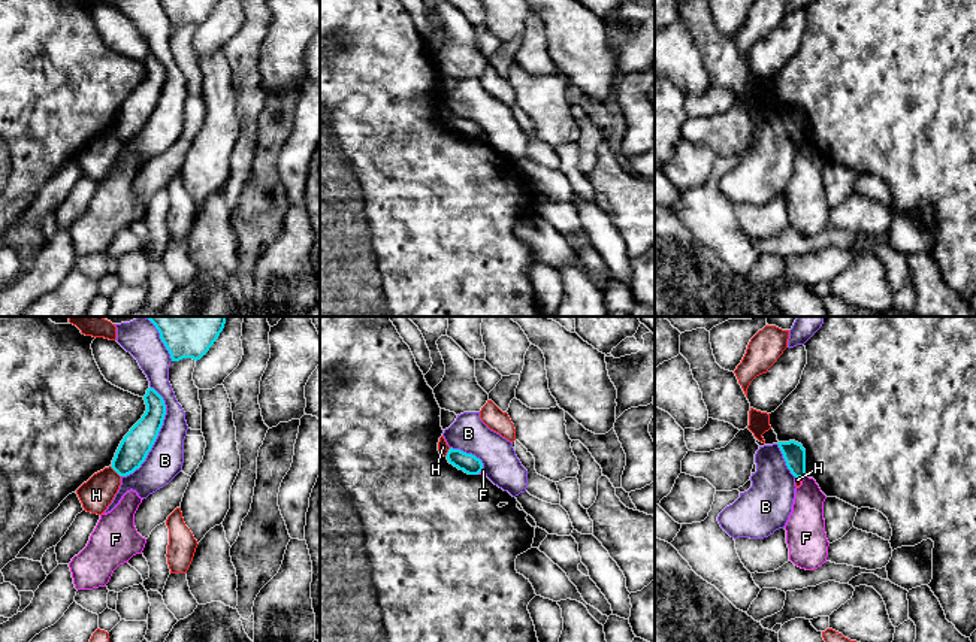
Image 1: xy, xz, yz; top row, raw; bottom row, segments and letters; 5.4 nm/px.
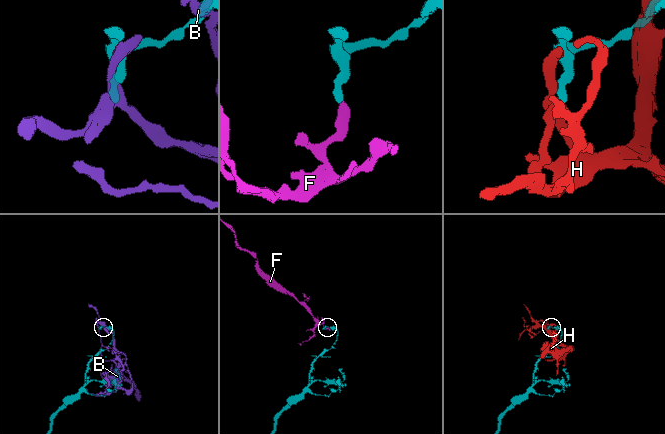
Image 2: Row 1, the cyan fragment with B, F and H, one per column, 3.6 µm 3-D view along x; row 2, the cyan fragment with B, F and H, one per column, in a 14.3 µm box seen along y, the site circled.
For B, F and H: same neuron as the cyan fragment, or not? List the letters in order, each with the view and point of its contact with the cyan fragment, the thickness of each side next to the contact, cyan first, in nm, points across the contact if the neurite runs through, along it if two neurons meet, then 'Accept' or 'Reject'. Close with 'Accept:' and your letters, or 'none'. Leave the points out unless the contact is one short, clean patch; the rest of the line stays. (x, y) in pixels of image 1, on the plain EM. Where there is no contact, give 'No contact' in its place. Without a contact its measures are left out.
B: Touches cyan at xy (157, 100). Thickness 160 nm (cyan) against 190 nm. Reject
F: Touches cyan at yz (804, 141). Thickness 120 nm (cyan) against 190 nm. Boundary: yz (806, 141), (803, 144). Reject
H: Touches cyan at xy (115, 136). Thickness 160 nm (cyan) against 180 nm. Boundary: xy (109, 132), (120, 142). Reject
Accept: none

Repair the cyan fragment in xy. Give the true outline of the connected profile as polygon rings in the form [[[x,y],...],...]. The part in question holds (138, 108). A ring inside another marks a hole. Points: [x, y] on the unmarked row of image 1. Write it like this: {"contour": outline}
{"contour": [[[149,52],[143,66],[146,70],[145,79],[124,102],[112,125],[111,133],[120,142],[127,142],[140,133],[163,91],[166,81],[163,63]]]}

